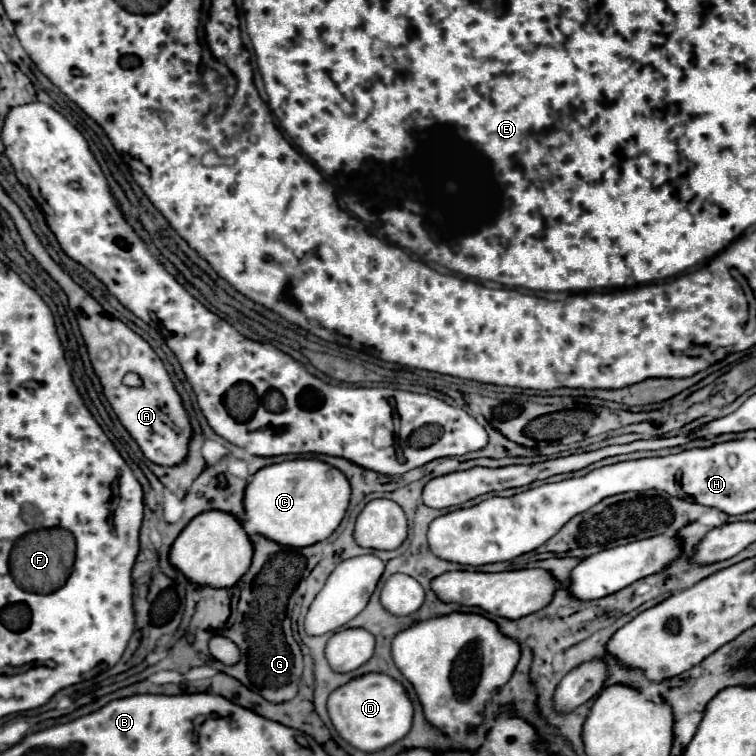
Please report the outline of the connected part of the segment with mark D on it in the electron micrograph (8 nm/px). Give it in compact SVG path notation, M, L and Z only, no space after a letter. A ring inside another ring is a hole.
M364 674L330 694L328 714L336 732L350 746L362 752L378 752L396 744L410 732L414 708L406 690L402 684L394 682L394 678L386 678L386 674Z

